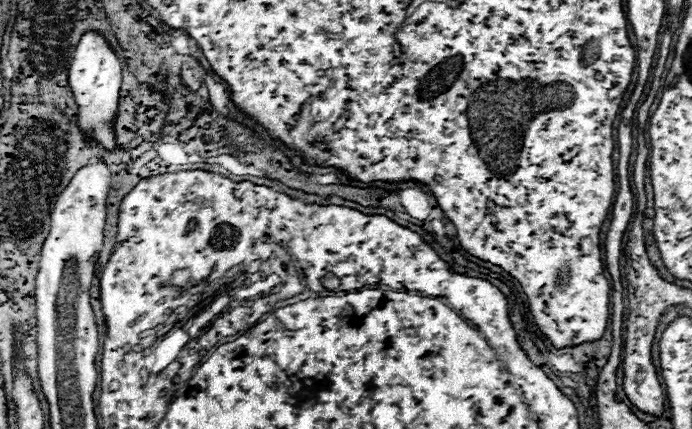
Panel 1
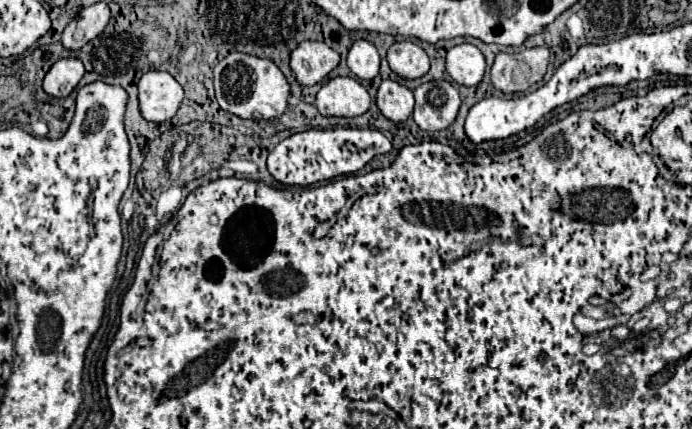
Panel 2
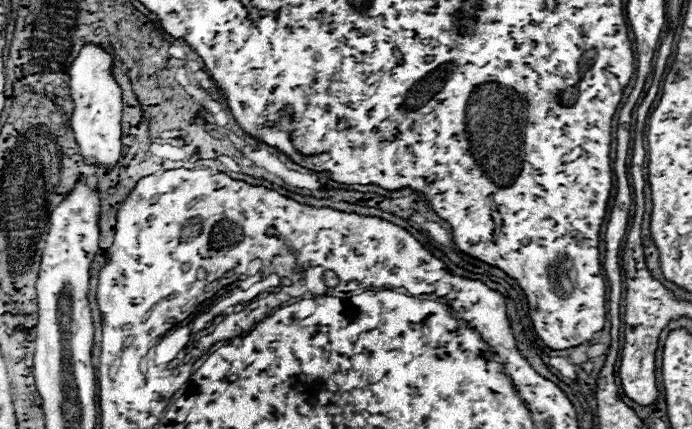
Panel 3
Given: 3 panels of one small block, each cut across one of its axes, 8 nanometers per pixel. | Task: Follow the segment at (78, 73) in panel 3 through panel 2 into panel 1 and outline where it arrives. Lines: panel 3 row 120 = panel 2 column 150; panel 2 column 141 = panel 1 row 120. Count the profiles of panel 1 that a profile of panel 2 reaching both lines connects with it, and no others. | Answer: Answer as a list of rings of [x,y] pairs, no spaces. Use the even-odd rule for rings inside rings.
[[[100,32],[82,34],[70,64],[70,88],[72,94],[76,96],[76,104],[80,104],[80,128],[92,134],[92,140],[108,150],[114,148],[114,130],[110,122],[114,120],[118,110],[120,82],[122,82],[120,60],[110,42]]]

